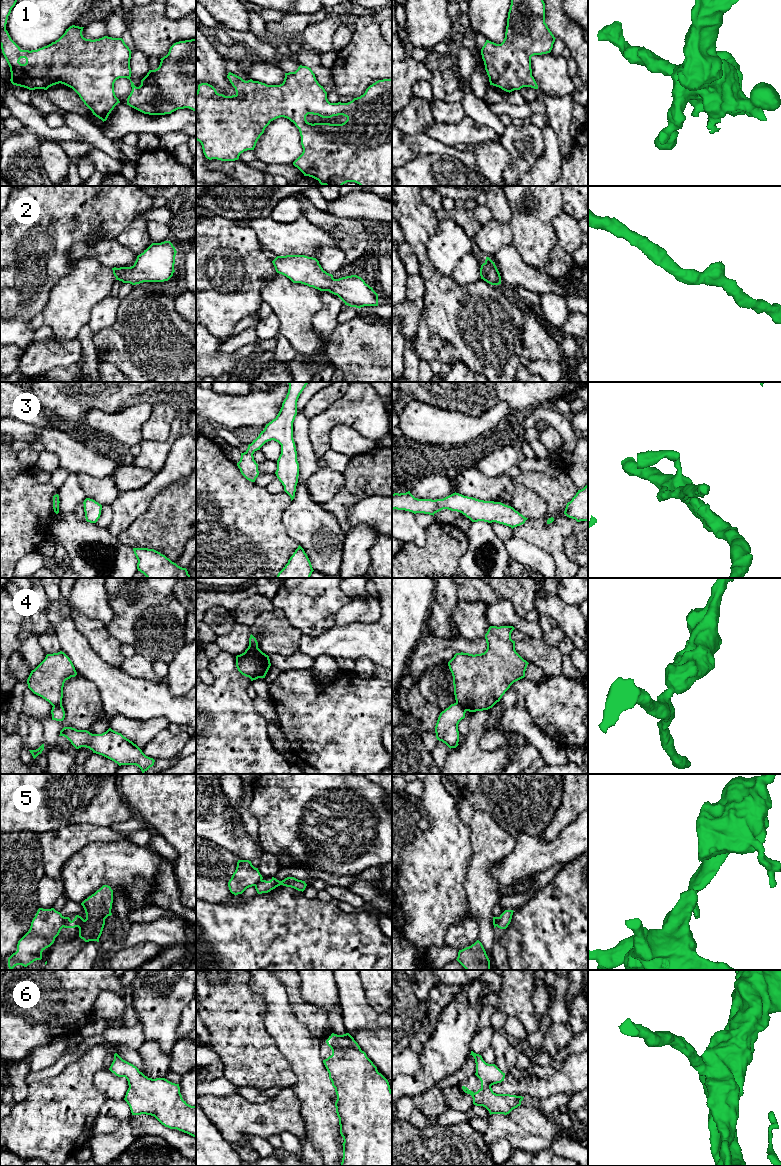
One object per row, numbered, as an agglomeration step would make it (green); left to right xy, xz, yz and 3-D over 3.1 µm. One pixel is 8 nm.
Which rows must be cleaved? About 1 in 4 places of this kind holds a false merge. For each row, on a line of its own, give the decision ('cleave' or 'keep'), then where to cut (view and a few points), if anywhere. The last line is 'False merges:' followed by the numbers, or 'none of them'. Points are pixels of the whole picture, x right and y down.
1: keep; no cut
2: keep; no cut
3: keep; no cut
4: cleave; cut in yz along (456, 701), (465, 711)
5: cleave; cut in xy along (65, 917), (63, 926)
6: keep; no cut
False merges: 4, 5

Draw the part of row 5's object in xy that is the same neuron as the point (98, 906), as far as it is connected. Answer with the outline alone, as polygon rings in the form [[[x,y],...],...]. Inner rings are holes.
[[[103,885],[81,903],[86,913],[86,919],[84,920],[81,916],[76,915],[71,921],[69,917],[65,917],[64,928],[78,927],[79,937],[85,942],[99,942],[105,919],[112,915],[112,903],[113,890],[110,886]]]

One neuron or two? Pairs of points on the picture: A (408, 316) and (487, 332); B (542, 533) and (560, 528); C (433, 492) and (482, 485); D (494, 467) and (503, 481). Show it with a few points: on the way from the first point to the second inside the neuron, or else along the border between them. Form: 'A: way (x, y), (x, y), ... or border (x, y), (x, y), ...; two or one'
A: border (423, 299), (423, 312), (417, 335), (412, 340); two
B: way (546, 533), (556, 532); one
C: border (451, 476), (455, 491); two
D: border (478, 469), (488, 476), (505, 475); two

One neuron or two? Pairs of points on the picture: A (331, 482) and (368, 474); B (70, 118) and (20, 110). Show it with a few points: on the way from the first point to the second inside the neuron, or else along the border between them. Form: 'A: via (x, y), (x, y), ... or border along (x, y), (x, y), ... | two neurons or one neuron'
A: border along (343, 473), (343, 485), (331, 499) | two neurons
B: border along (65, 125), (72, 128), (83, 140) | two neurons

